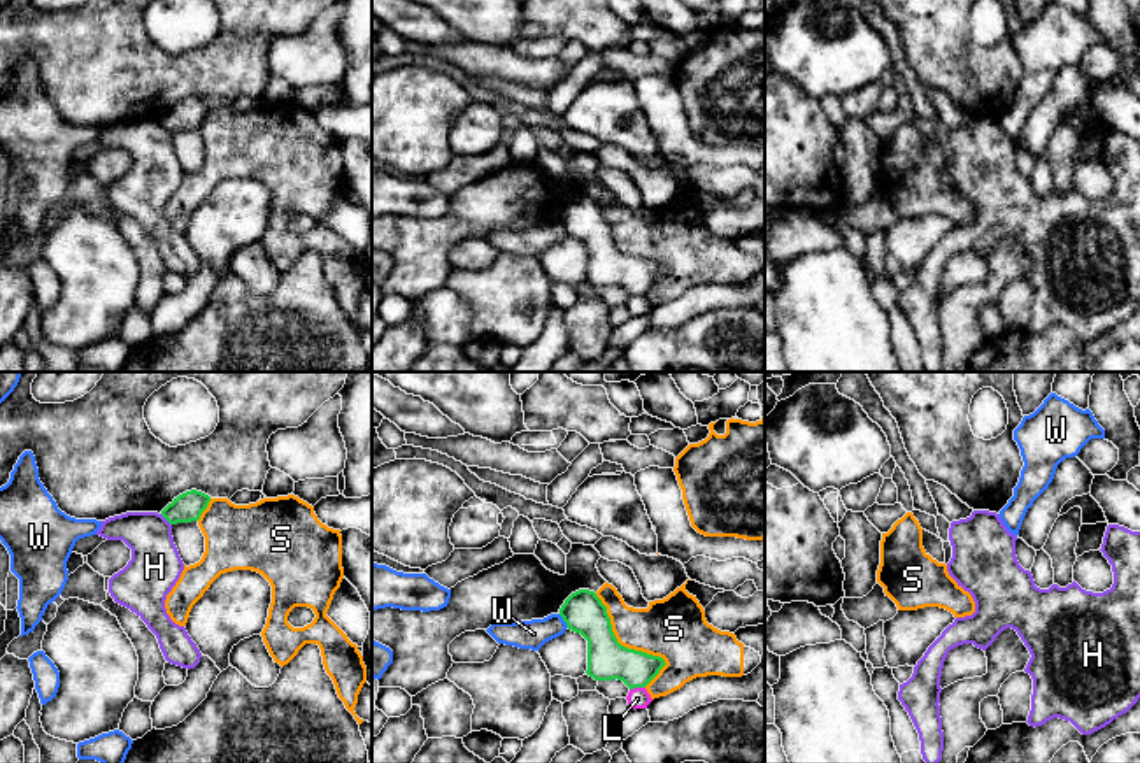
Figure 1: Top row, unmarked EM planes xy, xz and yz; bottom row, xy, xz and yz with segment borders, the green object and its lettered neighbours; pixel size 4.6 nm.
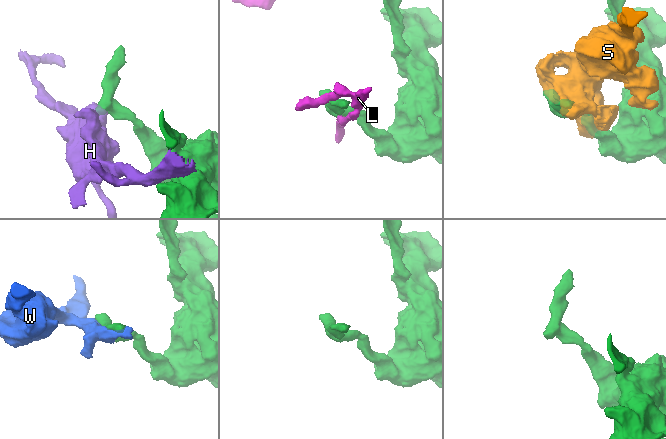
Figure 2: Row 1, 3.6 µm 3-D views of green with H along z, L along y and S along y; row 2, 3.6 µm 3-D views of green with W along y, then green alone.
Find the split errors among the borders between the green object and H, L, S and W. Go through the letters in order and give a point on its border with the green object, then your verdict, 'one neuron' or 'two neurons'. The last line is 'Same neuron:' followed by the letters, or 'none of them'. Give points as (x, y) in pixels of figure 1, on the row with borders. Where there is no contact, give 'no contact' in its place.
H: xy (165, 518) | two neurons
L: xz (637, 686) | two neurons
S: xz (630, 649) | two neurons
W: xz (563, 620) | two neurons
Same neuron: none of them

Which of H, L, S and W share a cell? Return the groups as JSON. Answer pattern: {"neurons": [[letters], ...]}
{"neurons": [["H"], ["L"], ["S"], ["W"]]}

